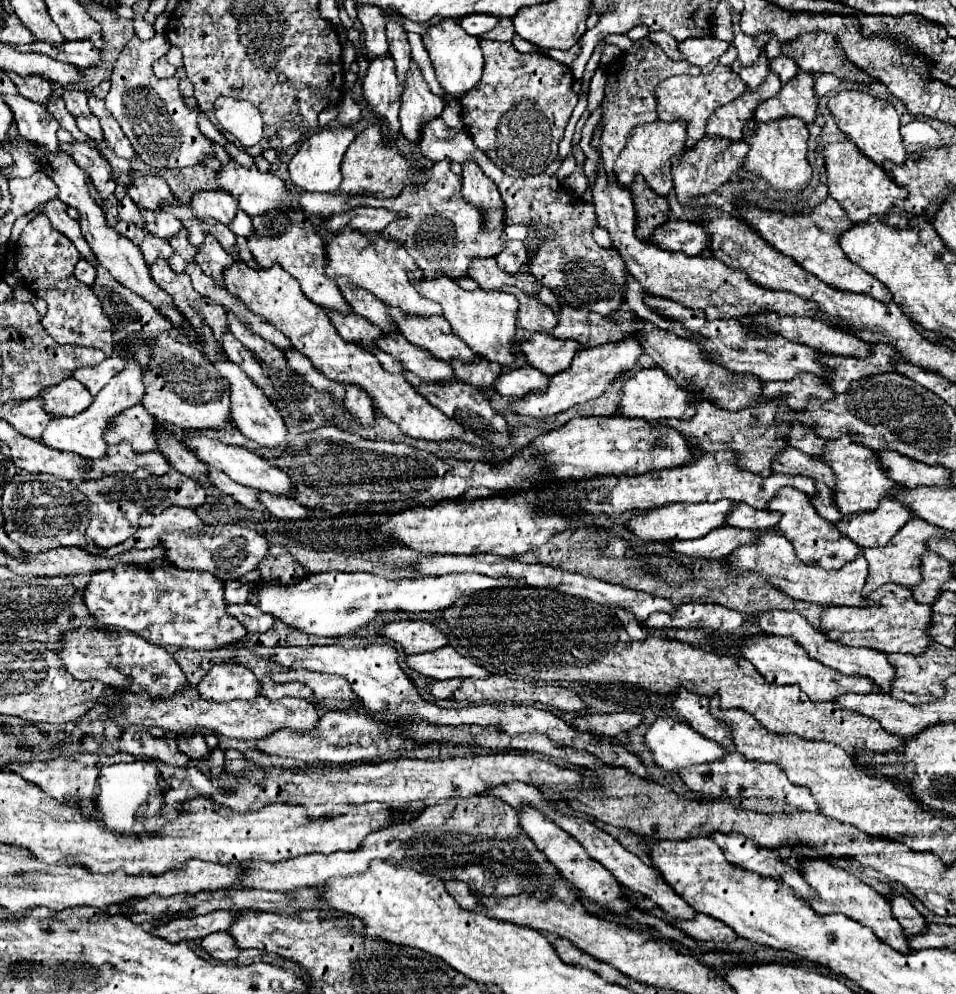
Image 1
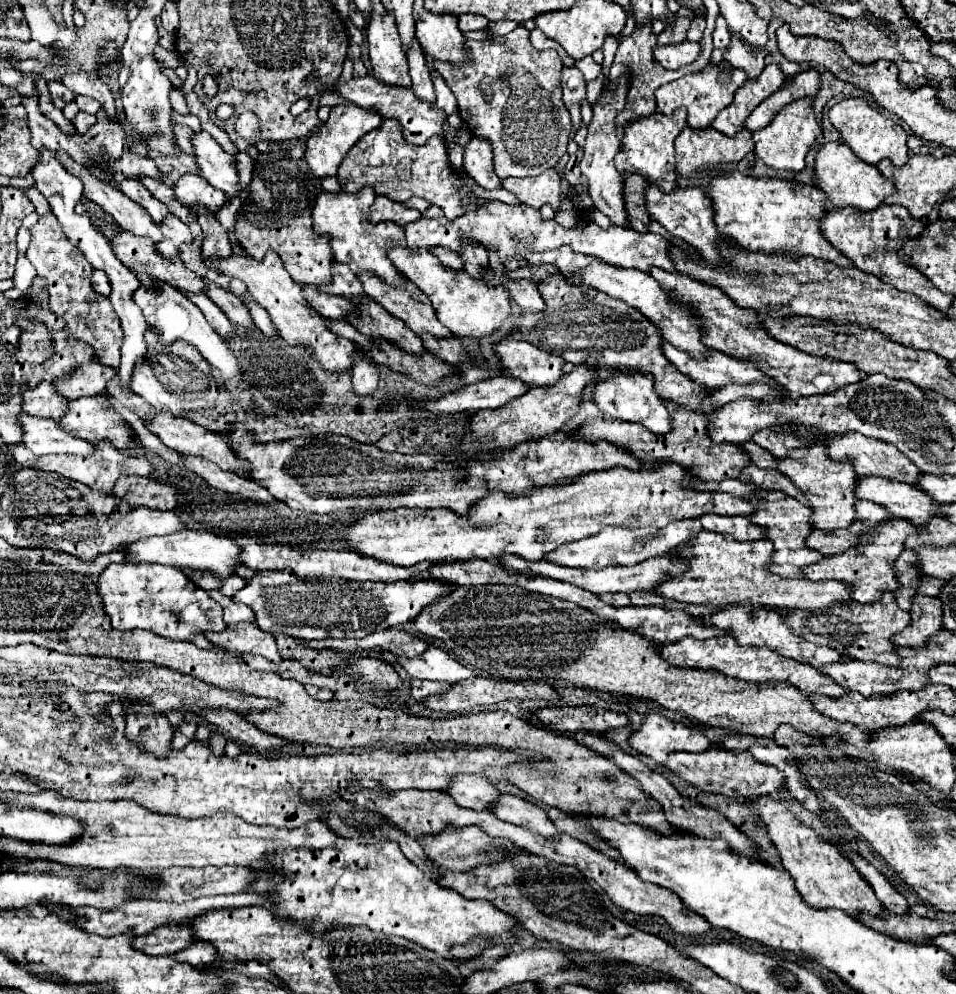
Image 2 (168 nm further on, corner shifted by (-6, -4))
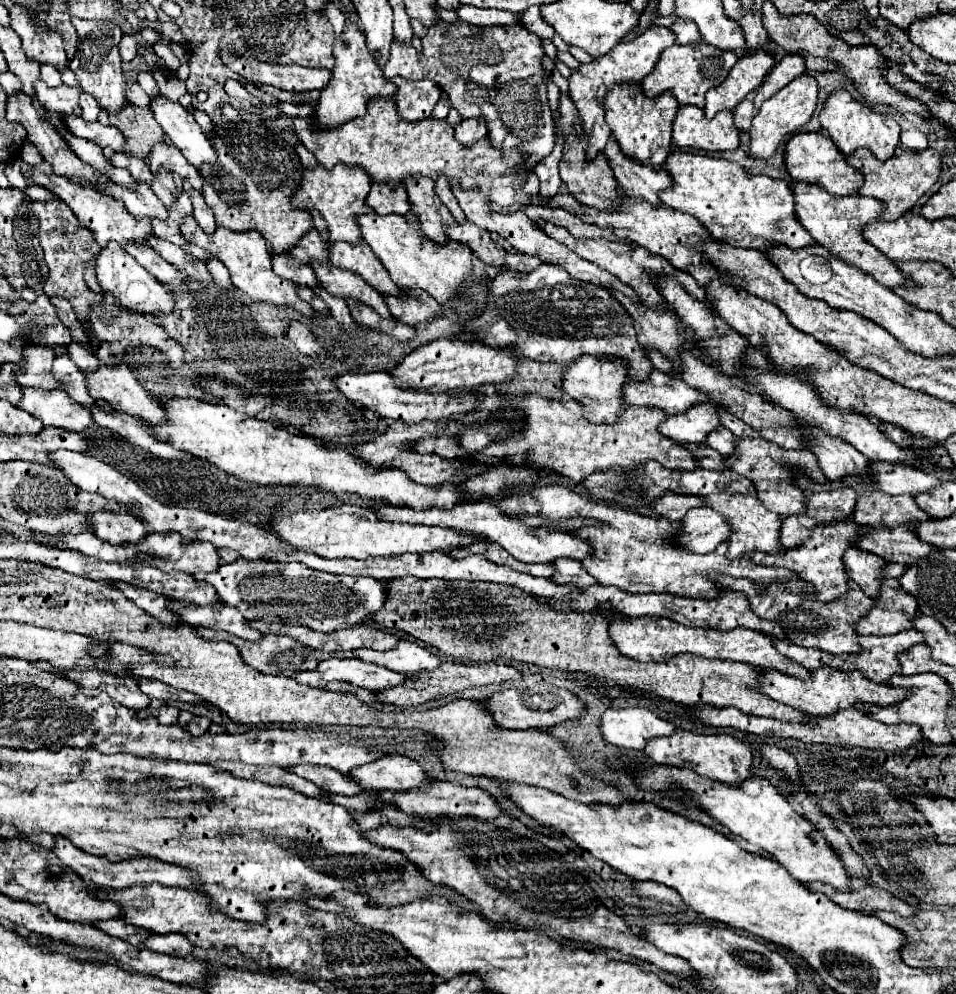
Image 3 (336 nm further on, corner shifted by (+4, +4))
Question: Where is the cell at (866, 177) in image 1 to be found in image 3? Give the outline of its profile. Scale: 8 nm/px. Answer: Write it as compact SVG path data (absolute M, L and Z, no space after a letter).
M797 133L787 141L785 147L785 165L791 173L793 181L803 181L811 185L823 187L831 195L857 195L859 185L863 185L863 173L859 169L853 169L845 155L839 153L833 139L823 133Z

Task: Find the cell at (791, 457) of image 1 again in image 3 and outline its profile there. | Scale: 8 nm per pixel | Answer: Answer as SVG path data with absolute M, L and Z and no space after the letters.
M719 427L719 429L711 431L705 443L711 449L719 451L721 455L725 455L725 457L729 457L731 453L735 453L735 449L737 449L737 437L729 429L725 429L725 427Z

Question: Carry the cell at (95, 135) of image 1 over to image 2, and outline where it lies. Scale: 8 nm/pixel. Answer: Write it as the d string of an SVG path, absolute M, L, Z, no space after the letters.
M81 111L73 117L73 125L77 127L77 133L79 133L79 135L85 135L85 133L95 125L95 121L97 121L97 119L95 119L95 115L81 113Z

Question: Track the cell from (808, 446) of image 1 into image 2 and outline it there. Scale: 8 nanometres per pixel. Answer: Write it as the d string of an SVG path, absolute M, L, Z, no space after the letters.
M763 429L761 433L755 433L753 441L755 441L759 447L767 449L769 453L773 453L775 457L785 457L785 455L789 455L789 451L791 451L791 449L783 449L783 437L781 437L781 433L779 433L779 435L773 433L773 429L767 429L767 431Z

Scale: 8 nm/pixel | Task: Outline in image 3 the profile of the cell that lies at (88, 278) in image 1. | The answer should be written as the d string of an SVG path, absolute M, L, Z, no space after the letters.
M91 261L91 263L87 265L87 269L85 269L85 283L87 283L87 287L93 289L95 293L101 293L101 287L99 287L97 275L95 275L95 261Z

